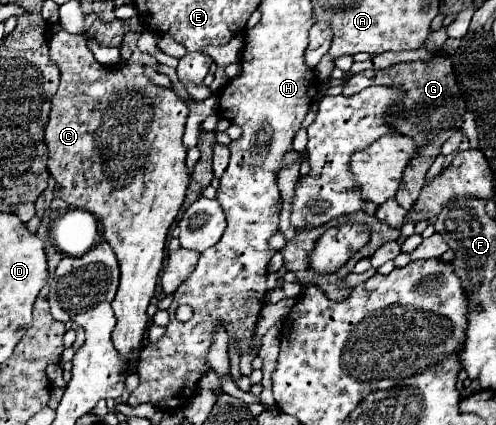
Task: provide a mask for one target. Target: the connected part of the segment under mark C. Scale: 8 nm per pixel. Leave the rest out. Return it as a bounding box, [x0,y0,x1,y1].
[45,30,189,374]

